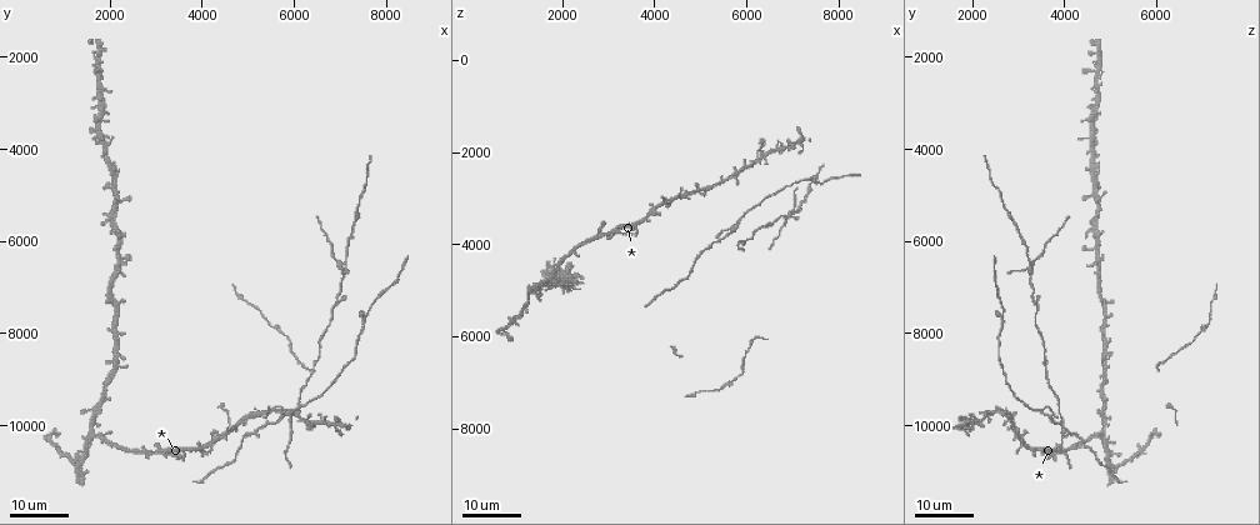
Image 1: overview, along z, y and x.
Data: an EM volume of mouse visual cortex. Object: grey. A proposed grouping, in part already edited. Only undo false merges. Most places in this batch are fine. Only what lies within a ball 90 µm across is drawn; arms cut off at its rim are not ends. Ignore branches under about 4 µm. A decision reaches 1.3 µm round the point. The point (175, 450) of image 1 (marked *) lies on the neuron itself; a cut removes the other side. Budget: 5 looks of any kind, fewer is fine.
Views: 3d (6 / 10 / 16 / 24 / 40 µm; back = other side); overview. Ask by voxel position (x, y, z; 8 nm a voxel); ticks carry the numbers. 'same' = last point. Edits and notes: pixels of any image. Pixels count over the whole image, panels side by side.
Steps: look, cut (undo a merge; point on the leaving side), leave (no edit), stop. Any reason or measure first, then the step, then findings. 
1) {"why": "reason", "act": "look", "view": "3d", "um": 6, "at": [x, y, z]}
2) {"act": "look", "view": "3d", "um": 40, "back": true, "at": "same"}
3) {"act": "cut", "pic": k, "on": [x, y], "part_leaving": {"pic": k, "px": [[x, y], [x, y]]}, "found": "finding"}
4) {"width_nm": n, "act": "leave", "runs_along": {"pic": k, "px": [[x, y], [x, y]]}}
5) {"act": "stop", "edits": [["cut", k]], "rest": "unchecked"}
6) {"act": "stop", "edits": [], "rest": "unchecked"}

{"why": "thick turns thin", "act": "look", "view": "3d", "um": 16, "at": [5200, 10150, 4100]}

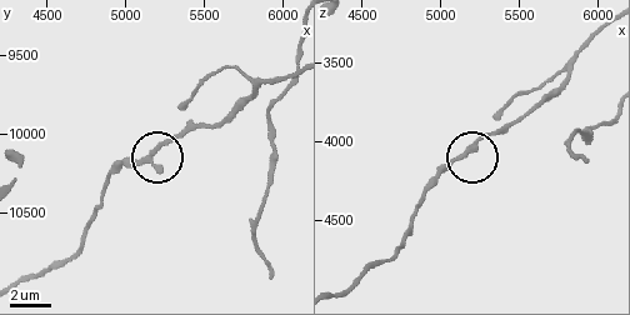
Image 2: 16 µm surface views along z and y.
{"why": "zoom in", "act": "look", "view": "3d", "um": 10, "at": [5140, 10140, 4080]}

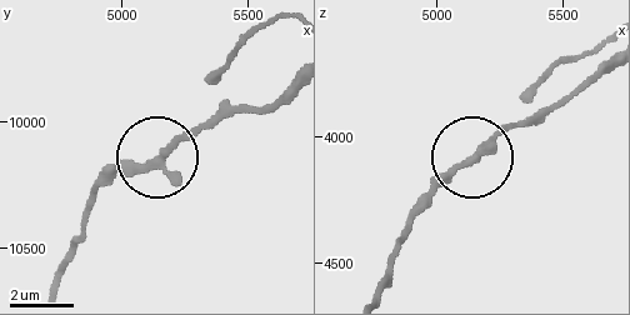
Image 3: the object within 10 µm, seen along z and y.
{"why": "closer look", "act": "look", "view": "3d", "um": 6, "at": [5150, 10140, 4080]}

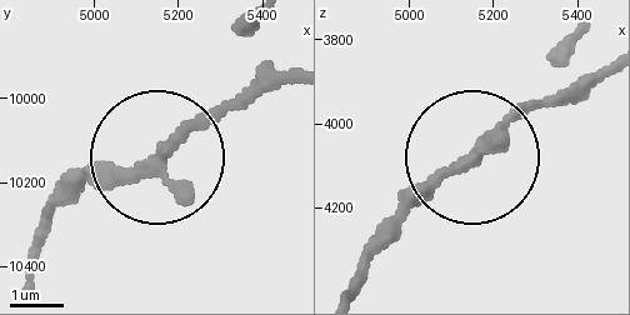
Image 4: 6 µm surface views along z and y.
{"arms": 3, "act": "leave", "found": "one neuron here"}

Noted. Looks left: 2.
{"why": "thin arm on a thick one", "act": "look", "view": "3d", "um": 24, "at": [6900, 7300, 3300]}

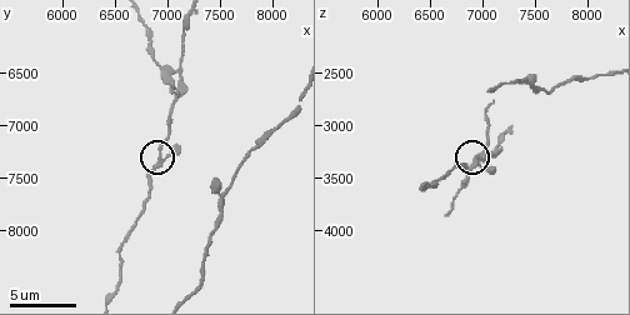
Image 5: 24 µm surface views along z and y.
{"act": "look", "view": "3d", "um": 6, "at": [6960, 7260, 3320]}

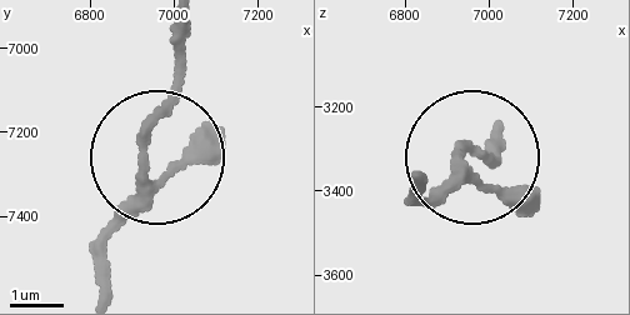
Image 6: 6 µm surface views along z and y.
{"arms": 3, "act": "leave", "runs_along": {"pic": 6, "px": [[416, 178], [430, 191], [461, 151], [488, 165], [501, 151]]}, "found": "continuous, no second neuron"}

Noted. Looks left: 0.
{"act": "stop", "edits": [], "rest": "unchecked"}

